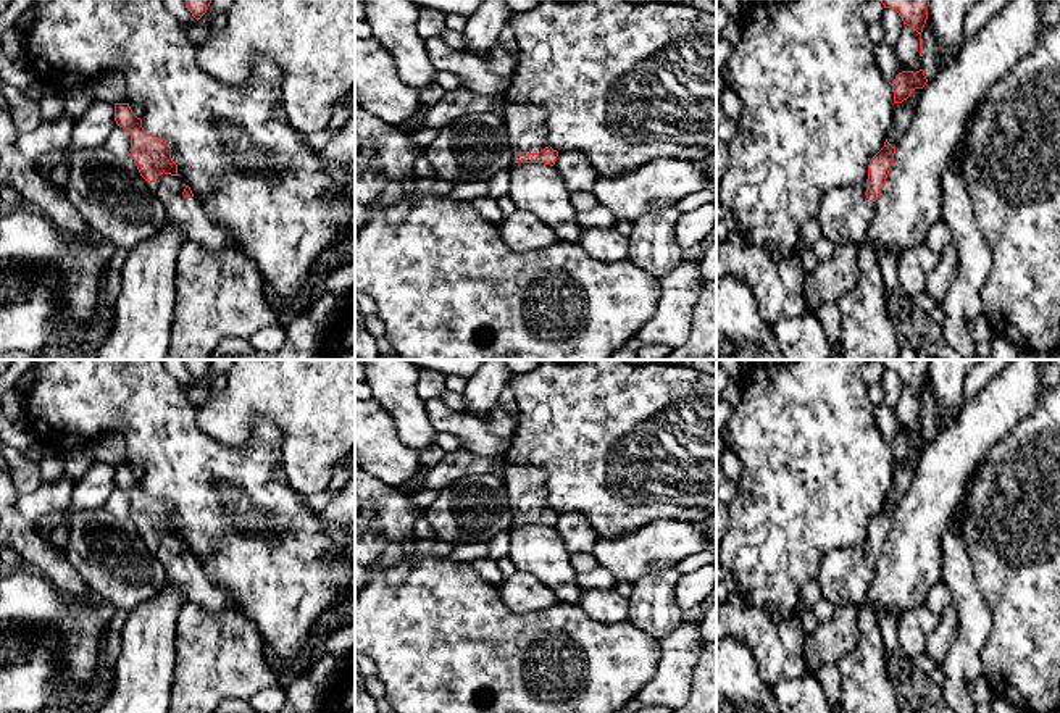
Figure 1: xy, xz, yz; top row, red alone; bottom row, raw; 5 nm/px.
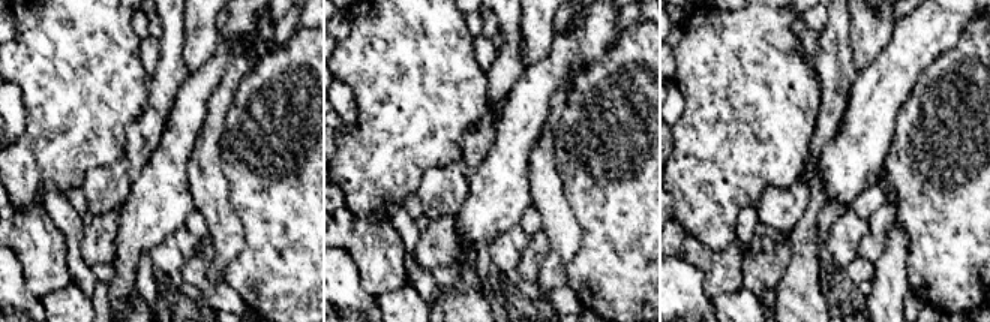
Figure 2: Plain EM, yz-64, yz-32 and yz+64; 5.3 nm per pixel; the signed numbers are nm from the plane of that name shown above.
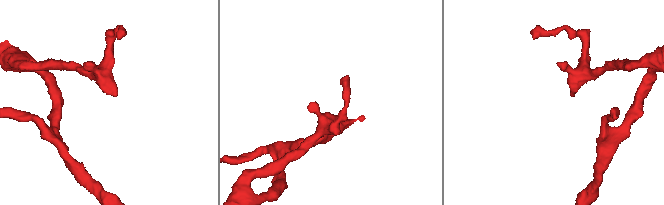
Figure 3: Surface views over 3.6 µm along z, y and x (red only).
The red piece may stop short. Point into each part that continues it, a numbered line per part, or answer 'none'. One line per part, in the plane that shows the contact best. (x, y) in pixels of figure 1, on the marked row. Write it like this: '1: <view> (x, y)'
1: xy (187, 215)

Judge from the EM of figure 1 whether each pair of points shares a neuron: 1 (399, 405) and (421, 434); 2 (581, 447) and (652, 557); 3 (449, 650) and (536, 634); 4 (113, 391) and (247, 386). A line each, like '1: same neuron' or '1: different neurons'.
1: same neuron
2: different neurons
3: same neuron
4: different neurons

